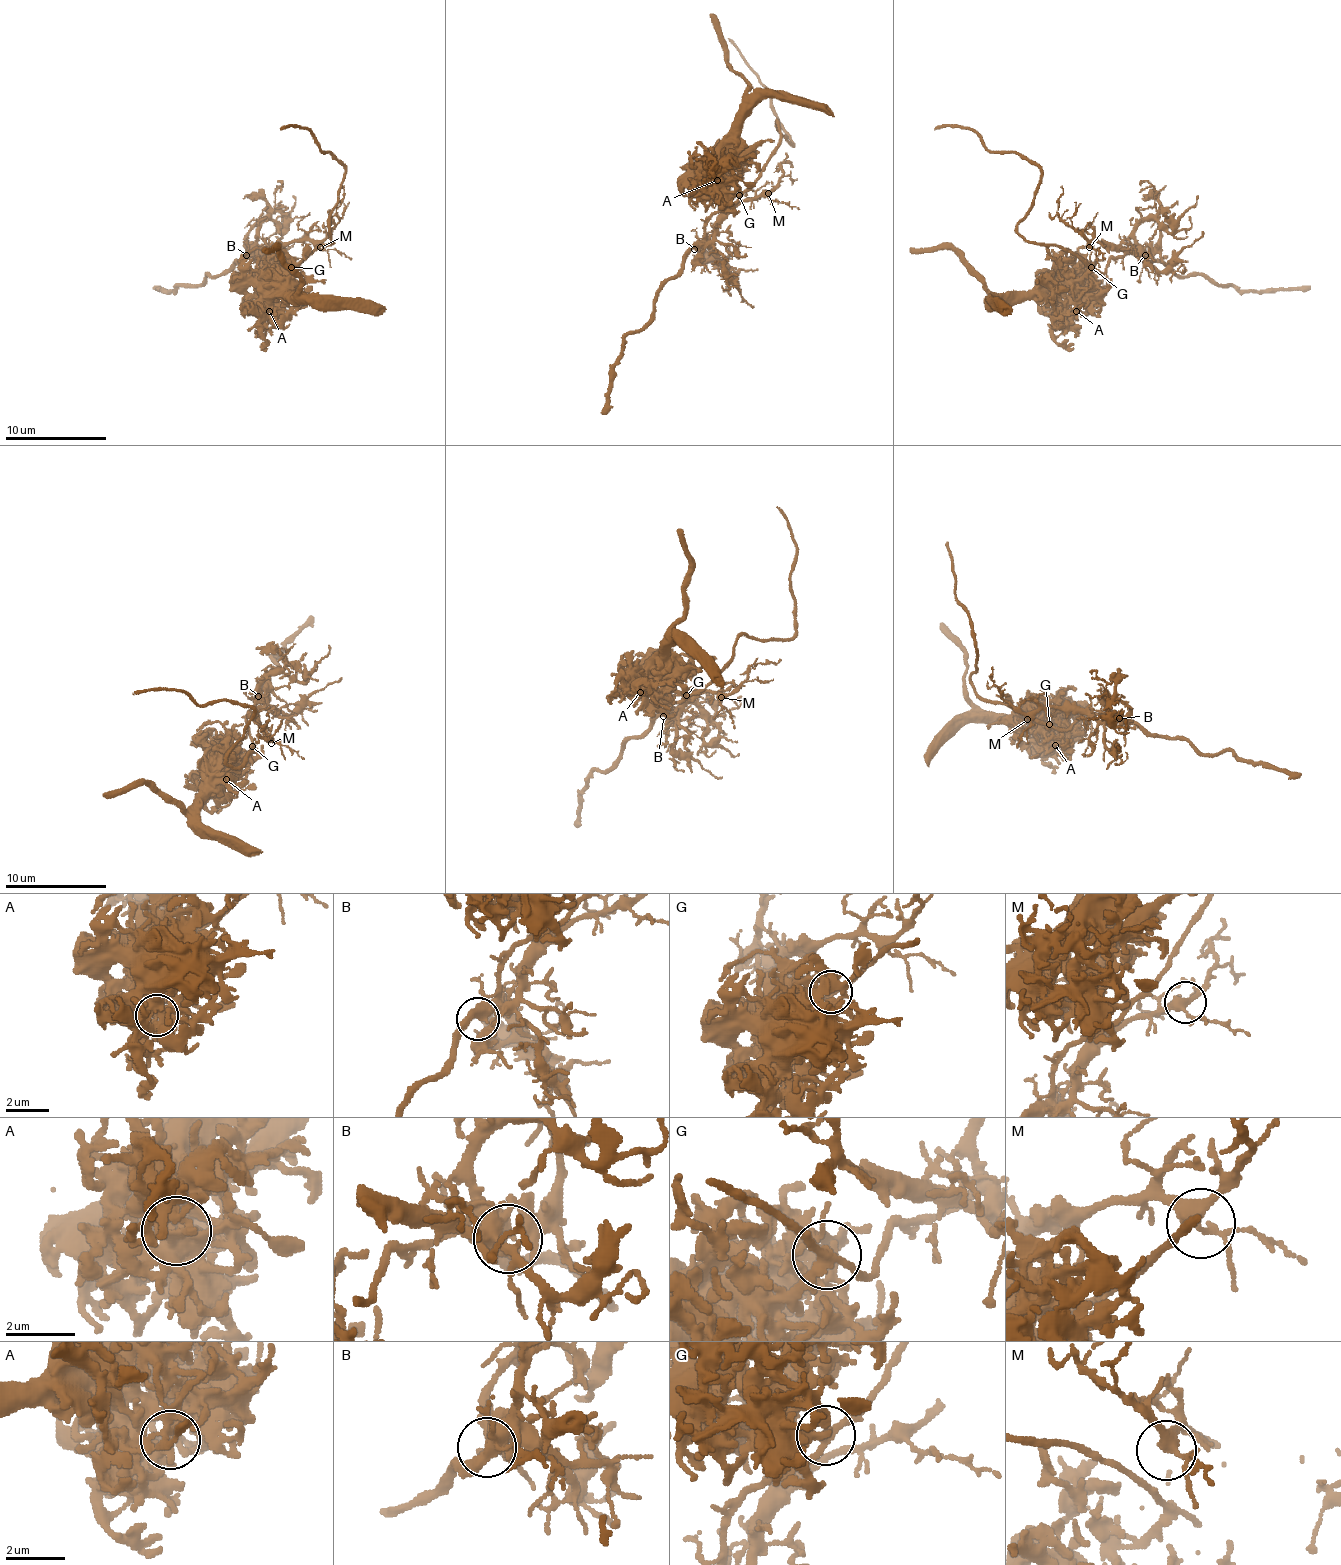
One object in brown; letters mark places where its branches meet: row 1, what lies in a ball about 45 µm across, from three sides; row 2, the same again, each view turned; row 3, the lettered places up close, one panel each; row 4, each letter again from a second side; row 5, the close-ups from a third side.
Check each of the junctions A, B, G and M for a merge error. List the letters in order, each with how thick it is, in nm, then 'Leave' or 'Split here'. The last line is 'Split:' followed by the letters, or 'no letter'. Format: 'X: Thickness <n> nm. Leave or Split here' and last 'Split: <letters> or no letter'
A: Thickness 240 nm. Leave
B: Thickness 400 nm. Leave
G: Thickness 240 nm. Split here
M: Thickness 320 nm. Leave
Split: G

